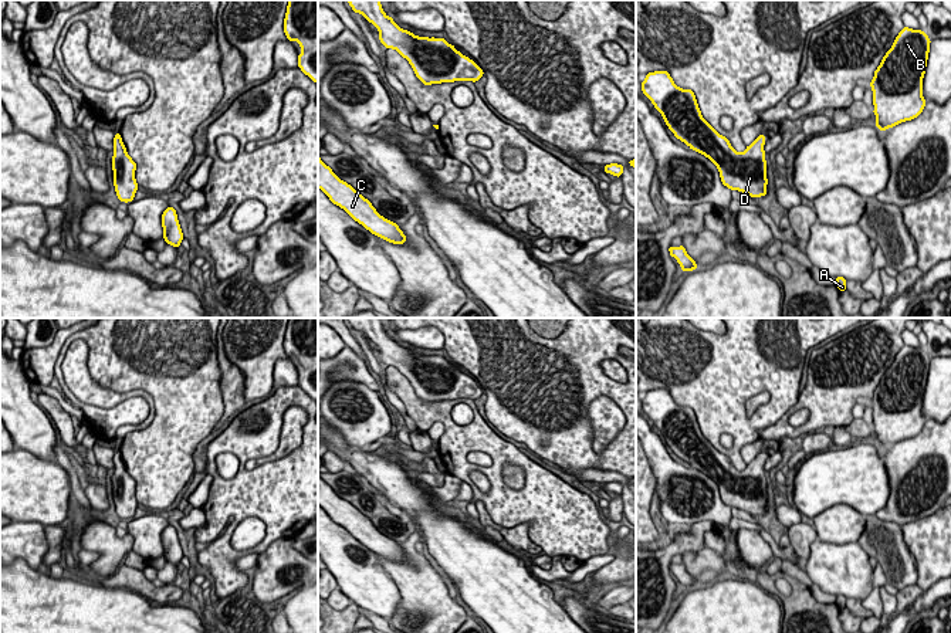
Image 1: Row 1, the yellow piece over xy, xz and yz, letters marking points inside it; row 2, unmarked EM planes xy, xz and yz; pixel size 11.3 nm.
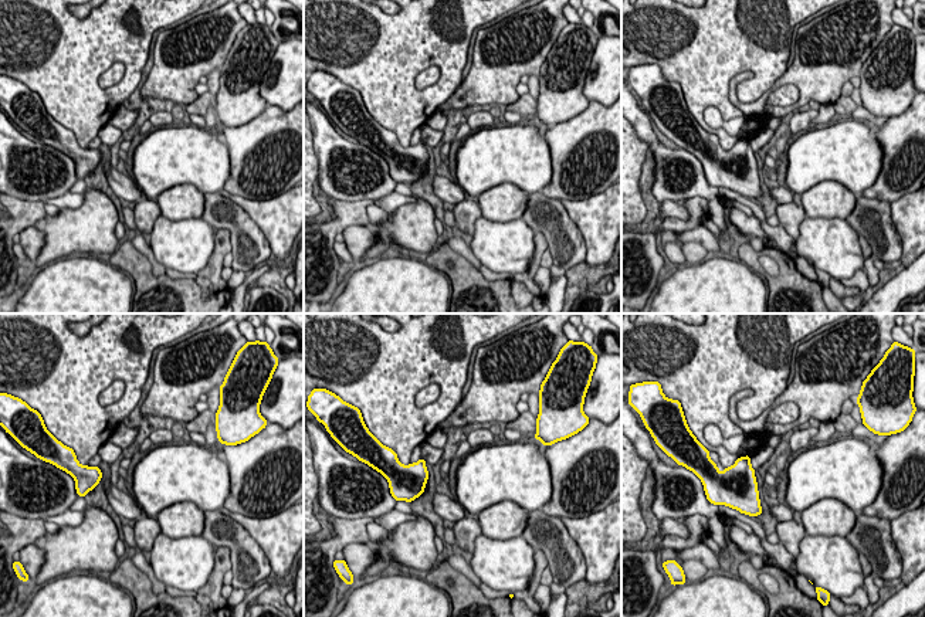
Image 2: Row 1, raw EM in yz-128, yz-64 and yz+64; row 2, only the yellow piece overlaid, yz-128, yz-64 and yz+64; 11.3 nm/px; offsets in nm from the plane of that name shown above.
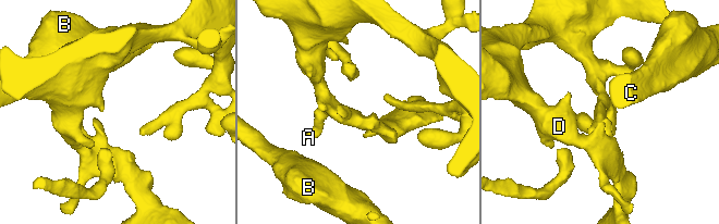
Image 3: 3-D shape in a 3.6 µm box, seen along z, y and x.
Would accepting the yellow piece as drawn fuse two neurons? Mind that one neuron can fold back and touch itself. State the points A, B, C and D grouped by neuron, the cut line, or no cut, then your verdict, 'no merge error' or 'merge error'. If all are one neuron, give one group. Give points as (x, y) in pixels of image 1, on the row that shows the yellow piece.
groups A B C D; cut none; no merge error

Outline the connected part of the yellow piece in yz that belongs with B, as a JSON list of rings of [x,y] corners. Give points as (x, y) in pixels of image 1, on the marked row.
[[[904,27],[874,71],[870,87],[876,126],[880,131],[917,118],[925,99],[921,94],[931,40],[921,30]]]

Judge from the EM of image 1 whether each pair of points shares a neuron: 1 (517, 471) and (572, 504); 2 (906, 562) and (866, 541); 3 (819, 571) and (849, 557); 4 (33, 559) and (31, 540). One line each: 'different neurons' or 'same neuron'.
1: different neurons
2: same neuron
3: same neuron
4: same neuron

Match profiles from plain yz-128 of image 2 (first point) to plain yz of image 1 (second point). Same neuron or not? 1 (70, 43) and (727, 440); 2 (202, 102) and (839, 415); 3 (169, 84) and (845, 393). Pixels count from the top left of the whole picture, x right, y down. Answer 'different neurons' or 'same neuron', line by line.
1: different neurons
2: different neurons
3: same neuron

